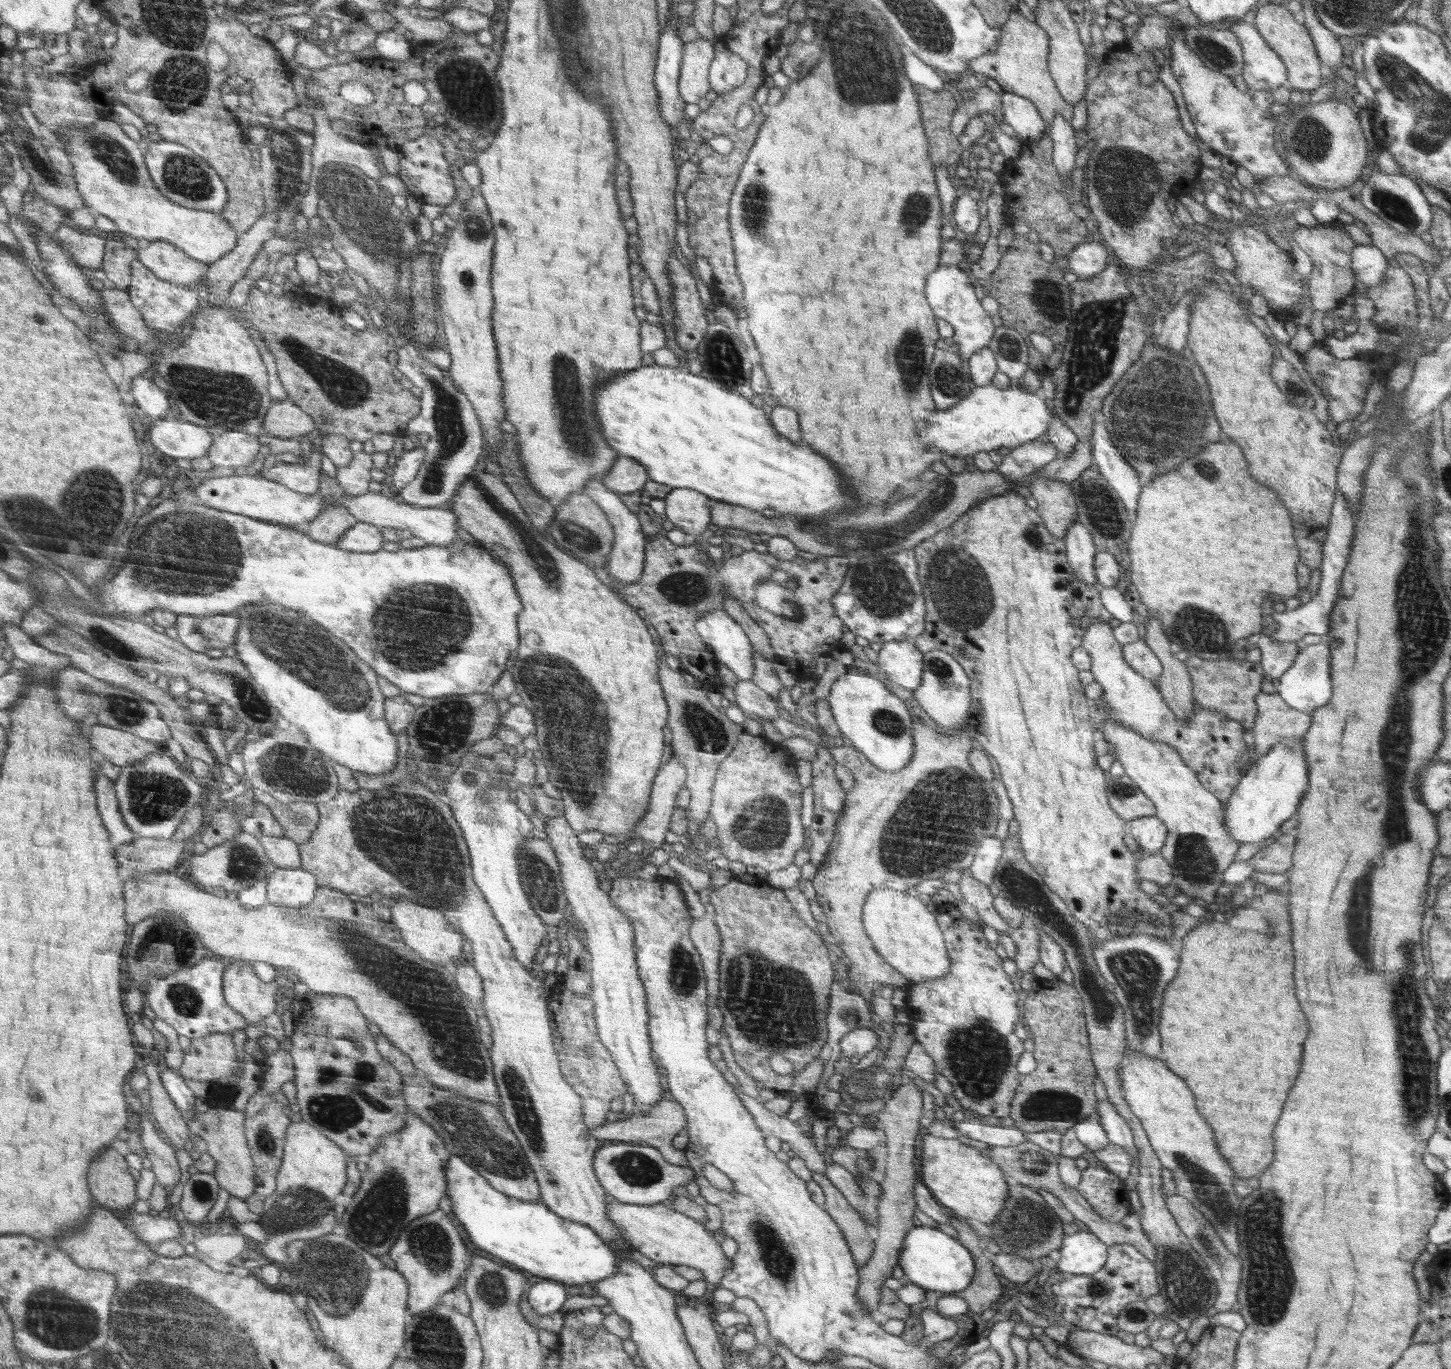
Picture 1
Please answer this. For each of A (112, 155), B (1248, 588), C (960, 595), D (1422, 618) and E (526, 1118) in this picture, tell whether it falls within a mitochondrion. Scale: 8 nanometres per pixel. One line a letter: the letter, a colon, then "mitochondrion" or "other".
A: mitochondrion
B: other
C: mitochondrion
D: mitochondrion
E: mitochondrion

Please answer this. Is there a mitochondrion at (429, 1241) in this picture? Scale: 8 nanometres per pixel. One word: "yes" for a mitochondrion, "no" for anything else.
yes

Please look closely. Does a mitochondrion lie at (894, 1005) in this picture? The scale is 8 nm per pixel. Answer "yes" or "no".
no

